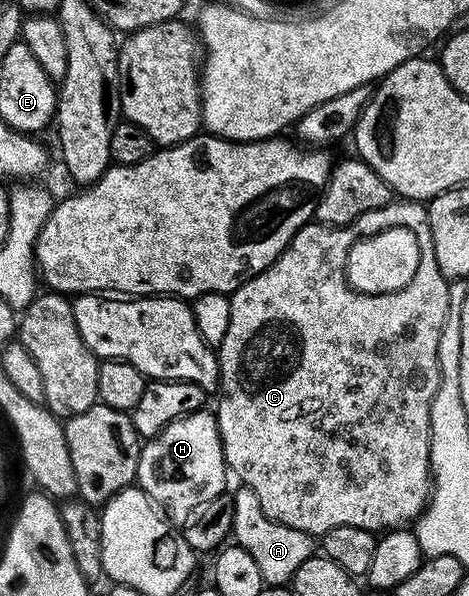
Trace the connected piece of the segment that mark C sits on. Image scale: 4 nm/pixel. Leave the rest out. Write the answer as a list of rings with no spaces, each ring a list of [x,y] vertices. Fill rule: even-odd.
[[[402,199],[400,202],[394,202],[381,208],[375,214],[376,219],[387,220],[383,222],[392,222],[394,225],[409,225],[413,232],[418,236],[418,242],[421,244],[421,257],[419,258],[418,270],[411,282],[406,285],[400,292],[387,293],[385,295],[360,295],[350,289],[346,283],[345,265],[346,265],[346,251],[351,244],[351,237],[348,236],[348,231],[345,228],[331,228],[328,224],[319,224],[316,222],[308,222],[302,224],[297,229],[297,233],[293,235],[293,242],[287,249],[287,255],[283,262],[278,262],[272,268],[266,268],[257,276],[252,276],[247,283],[232,293],[231,303],[233,309],[231,310],[231,322],[225,327],[225,337],[223,342],[216,349],[217,360],[221,363],[221,392],[225,396],[221,396],[217,400],[217,408],[215,407],[215,415],[217,418],[217,429],[221,435],[221,445],[225,451],[225,462],[230,473],[233,472],[241,479],[240,483],[251,489],[259,498],[259,502],[263,506],[265,515],[273,521],[274,524],[286,524],[300,532],[307,532],[316,534],[316,532],[323,532],[329,534],[333,528],[339,527],[355,527],[372,534],[381,534],[386,530],[400,529],[402,526],[408,525],[408,520],[416,521],[422,515],[427,507],[427,501],[431,495],[431,471],[429,460],[429,411],[433,405],[433,399],[437,393],[437,387],[441,385],[443,379],[443,371],[441,365],[437,362],[437,351],[439,350],[439,334],[443,329],[444,319],[447,318],[448,300],[451,295],[450,281],[446,280],[443,273],[439,270],[439,262],[435,262],[435,242],[431,238],[431,230],[429,229],[429,214],[424,203]]]

